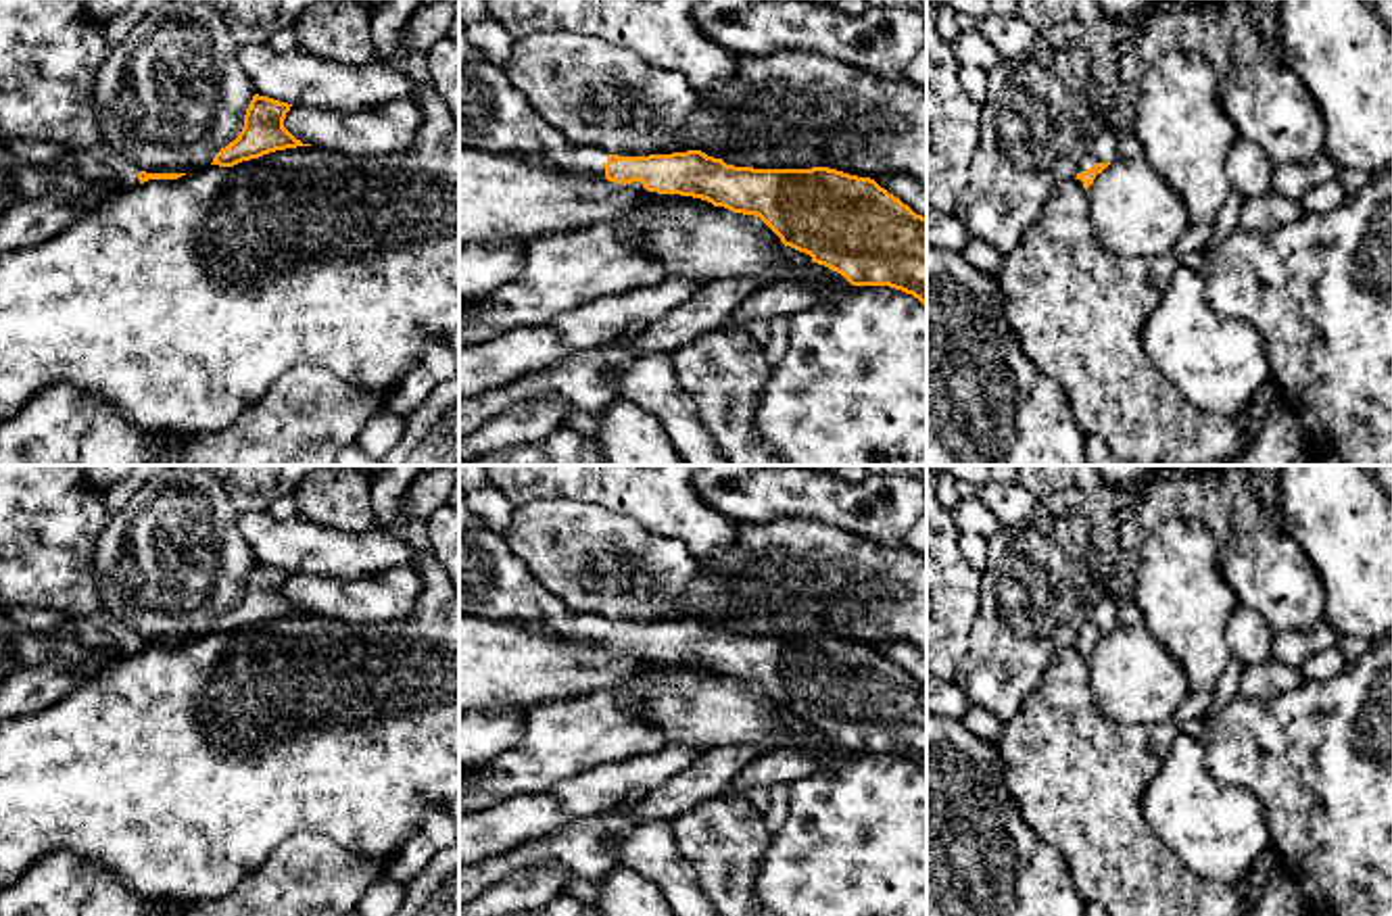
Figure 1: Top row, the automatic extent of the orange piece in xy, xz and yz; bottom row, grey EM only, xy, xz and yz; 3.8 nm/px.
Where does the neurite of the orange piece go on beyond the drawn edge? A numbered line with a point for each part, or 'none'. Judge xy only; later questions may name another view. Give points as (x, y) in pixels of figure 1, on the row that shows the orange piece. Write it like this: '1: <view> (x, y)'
1: xy (94, 163)

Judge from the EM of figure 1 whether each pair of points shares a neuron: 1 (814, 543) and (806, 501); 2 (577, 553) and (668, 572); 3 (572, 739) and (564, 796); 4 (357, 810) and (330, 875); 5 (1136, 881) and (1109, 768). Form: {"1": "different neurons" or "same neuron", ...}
{"1": "different neurons", "2": "same neuron", "3": "different neurons", "4": "different neurons", "5": "same neuron"}

